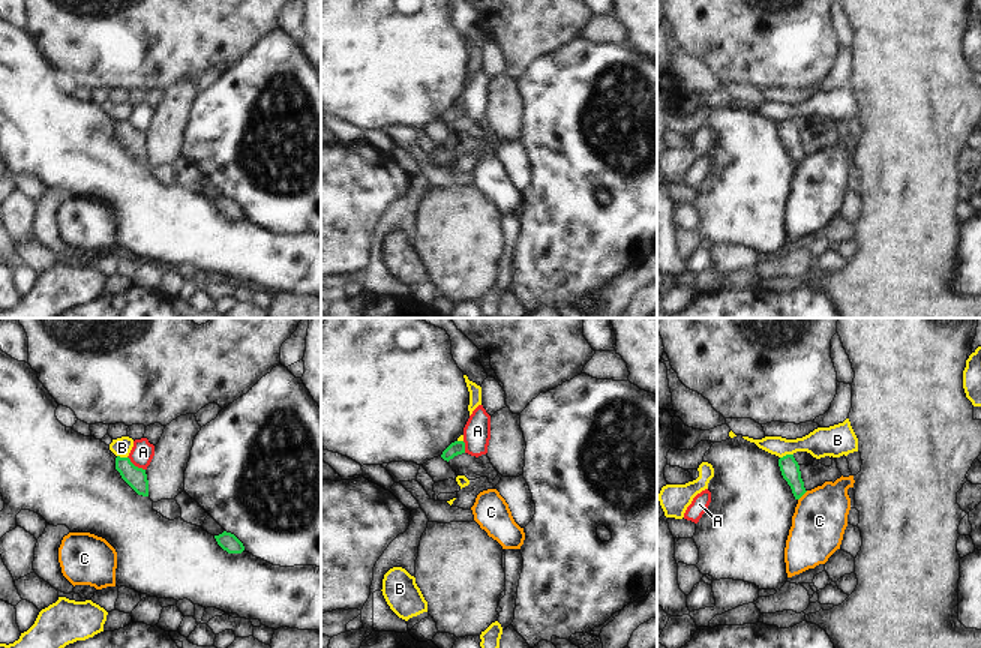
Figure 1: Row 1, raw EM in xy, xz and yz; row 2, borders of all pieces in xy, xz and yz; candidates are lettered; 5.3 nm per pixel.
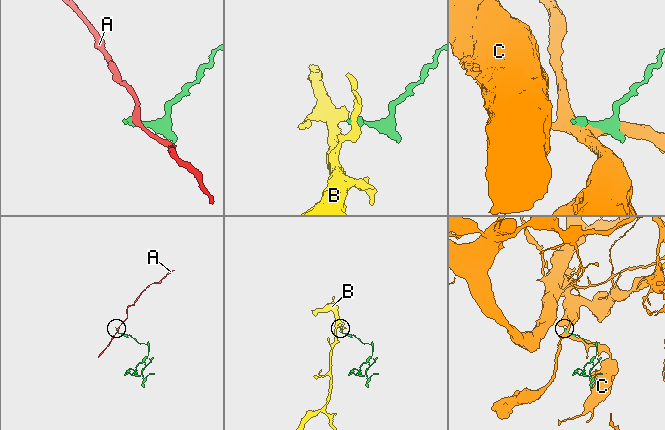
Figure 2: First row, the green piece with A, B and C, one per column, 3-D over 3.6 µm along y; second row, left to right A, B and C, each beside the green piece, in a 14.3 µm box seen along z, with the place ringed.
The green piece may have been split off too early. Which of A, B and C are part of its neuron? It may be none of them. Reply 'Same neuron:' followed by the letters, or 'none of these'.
Same neuron: none of these

